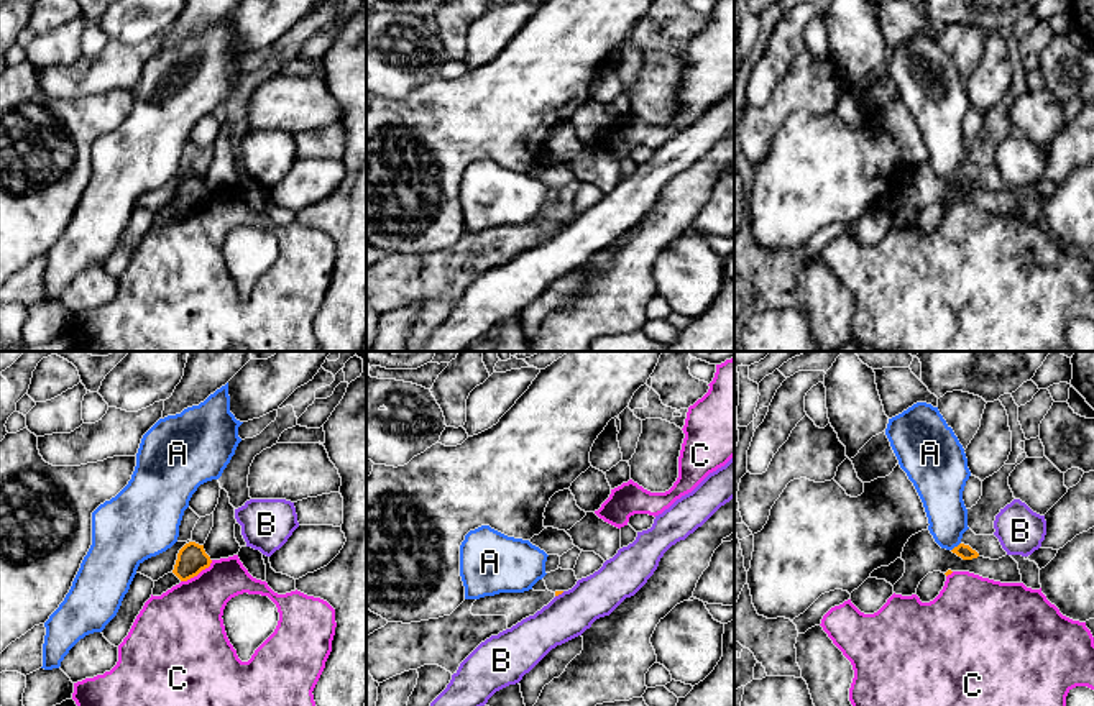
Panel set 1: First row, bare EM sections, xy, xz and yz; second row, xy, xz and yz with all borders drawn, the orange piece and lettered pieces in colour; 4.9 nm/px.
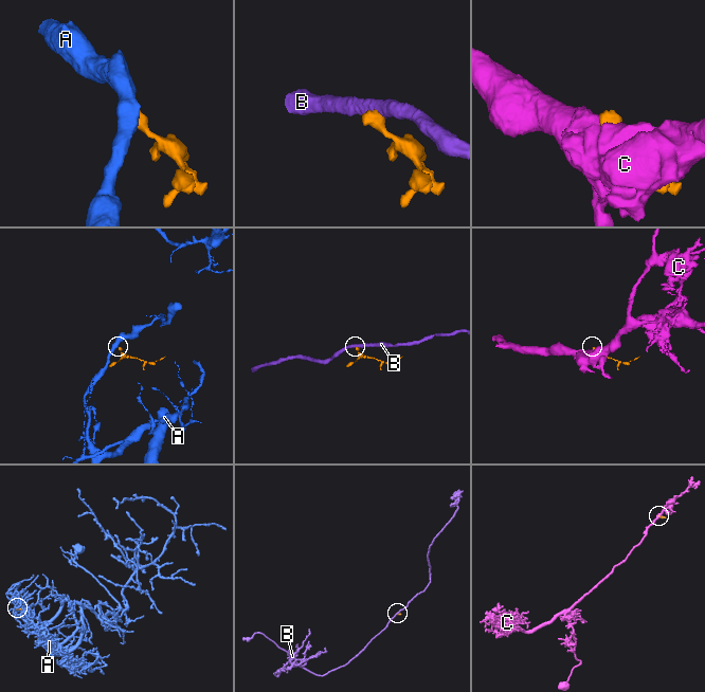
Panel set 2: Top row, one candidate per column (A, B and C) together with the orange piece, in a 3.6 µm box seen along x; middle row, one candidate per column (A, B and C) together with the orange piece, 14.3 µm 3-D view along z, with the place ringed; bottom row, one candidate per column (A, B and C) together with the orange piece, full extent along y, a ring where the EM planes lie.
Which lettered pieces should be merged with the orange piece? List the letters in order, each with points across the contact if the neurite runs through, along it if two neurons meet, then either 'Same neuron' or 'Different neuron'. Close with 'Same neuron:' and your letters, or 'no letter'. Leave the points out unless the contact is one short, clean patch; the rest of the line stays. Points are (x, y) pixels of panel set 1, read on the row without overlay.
A: Boundary: yz (960, 174), (951, 183). Different neuron
B: Boundary: xz (564, 224), (556, 229). Different neuron
C: Different neuron
Same neuron: no letter

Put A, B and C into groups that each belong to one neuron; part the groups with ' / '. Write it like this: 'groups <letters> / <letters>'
groups A / B / C

